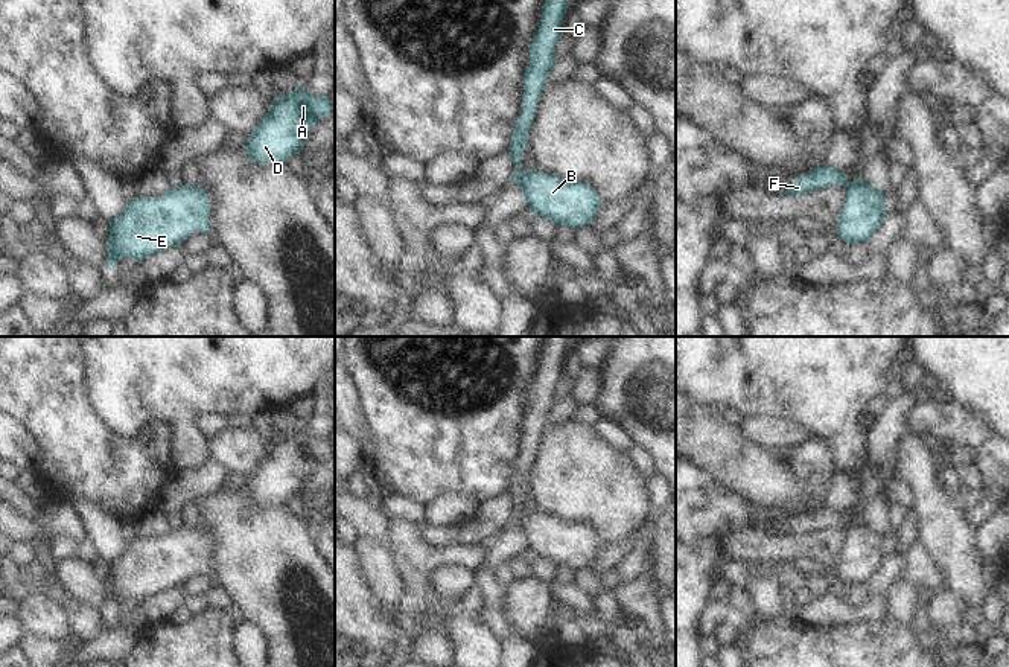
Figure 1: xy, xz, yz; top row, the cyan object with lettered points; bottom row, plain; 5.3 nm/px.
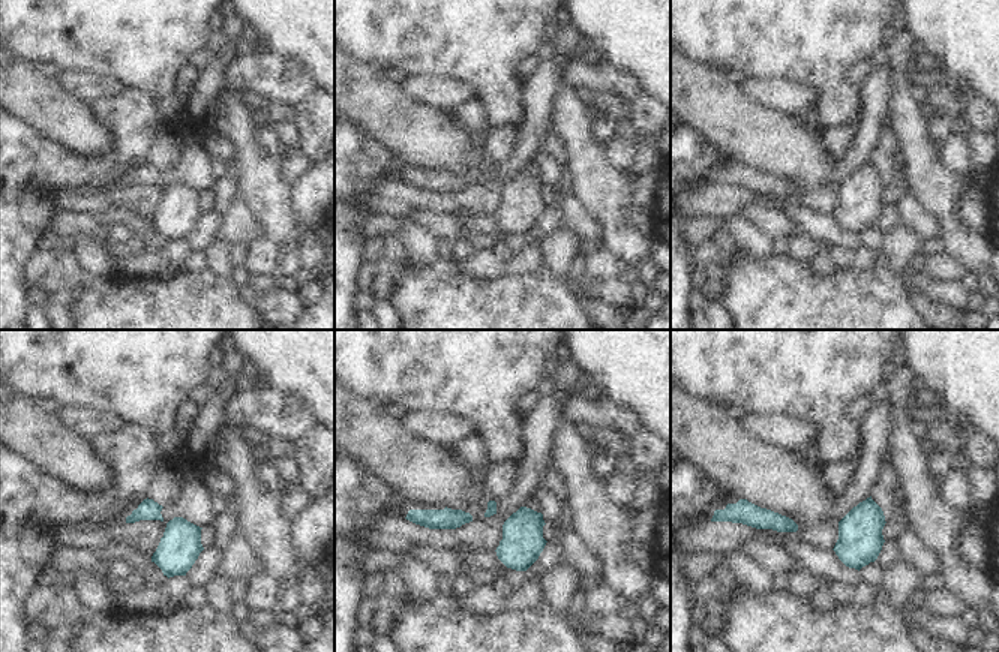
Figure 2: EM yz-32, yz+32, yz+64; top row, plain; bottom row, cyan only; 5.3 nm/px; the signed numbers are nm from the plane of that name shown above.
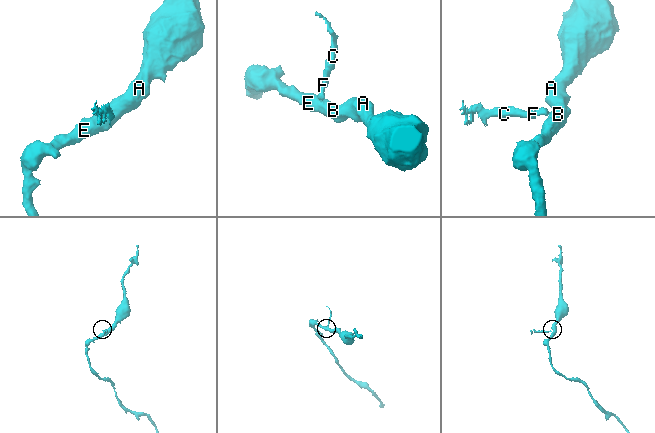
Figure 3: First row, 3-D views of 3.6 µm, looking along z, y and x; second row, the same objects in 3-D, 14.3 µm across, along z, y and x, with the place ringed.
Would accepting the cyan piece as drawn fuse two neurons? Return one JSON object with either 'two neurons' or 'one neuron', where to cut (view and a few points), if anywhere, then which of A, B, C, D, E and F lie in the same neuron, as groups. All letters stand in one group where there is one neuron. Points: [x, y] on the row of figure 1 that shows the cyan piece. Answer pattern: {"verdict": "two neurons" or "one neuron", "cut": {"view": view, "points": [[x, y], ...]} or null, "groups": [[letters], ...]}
{"verdict": "two neurons", "cut": {"view": "yz", "points": [[860, 180], [848, 188]]}, "groups": [["A", "B", "D", "E"], ["C", "F"]]}

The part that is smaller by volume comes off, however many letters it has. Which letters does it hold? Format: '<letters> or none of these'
C, F

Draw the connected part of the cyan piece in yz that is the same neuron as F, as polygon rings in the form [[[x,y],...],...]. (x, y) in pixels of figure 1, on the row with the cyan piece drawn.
[[[823,164],[816,168],[813,172],[807,174],[804,178],[793,180],[793,189],[784,190],[782,195],[804,195],[807,192],[814,192],[817,189],[826,189],[832,186],[845,186],[849,187],[852,184],[858,184],[861,180],[855,178],[854,181],[846,181],[845,175],[831,168]]]

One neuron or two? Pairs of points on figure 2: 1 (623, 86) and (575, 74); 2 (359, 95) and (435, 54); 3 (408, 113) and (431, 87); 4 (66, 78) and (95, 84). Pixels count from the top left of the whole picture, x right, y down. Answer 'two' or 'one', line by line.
1: one
2: two
3: two
4: one

